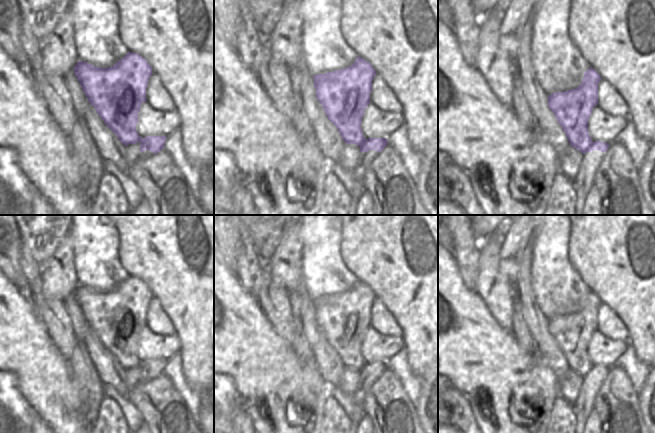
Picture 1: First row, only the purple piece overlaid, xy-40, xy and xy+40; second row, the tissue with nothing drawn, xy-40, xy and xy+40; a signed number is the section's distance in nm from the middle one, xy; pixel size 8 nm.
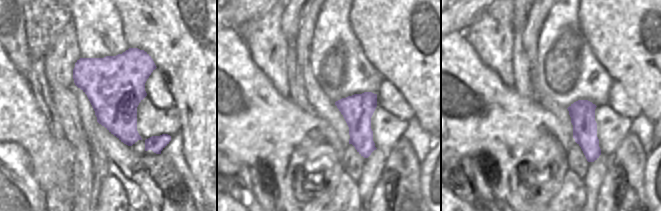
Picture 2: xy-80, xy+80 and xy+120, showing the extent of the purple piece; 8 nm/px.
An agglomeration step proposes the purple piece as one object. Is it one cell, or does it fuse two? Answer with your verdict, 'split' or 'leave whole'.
split

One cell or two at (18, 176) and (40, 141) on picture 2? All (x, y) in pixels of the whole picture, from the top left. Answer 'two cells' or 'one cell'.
two cells

